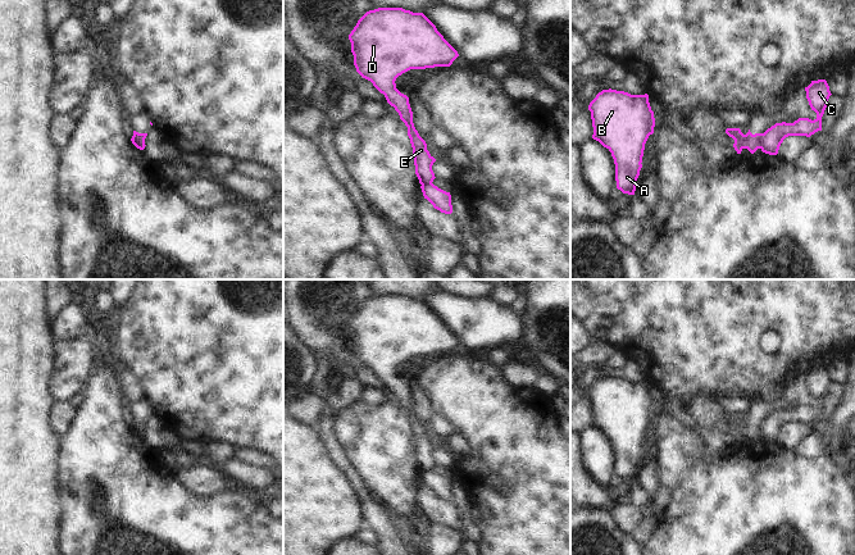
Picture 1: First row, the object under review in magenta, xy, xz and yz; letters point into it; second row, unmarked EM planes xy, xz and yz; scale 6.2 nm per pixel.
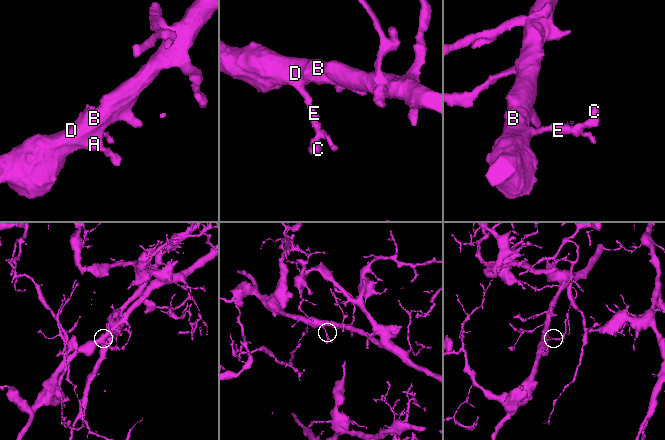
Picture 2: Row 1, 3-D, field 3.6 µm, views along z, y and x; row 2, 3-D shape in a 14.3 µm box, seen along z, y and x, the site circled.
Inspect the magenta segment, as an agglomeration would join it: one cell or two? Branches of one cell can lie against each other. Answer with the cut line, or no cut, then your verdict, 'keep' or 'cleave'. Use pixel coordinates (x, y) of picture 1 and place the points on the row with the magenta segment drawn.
cut in yz along (763, 133), (759, 148); cleave

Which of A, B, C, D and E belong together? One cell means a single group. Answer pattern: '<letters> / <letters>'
A B D E / C

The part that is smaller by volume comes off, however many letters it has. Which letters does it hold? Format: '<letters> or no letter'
C

